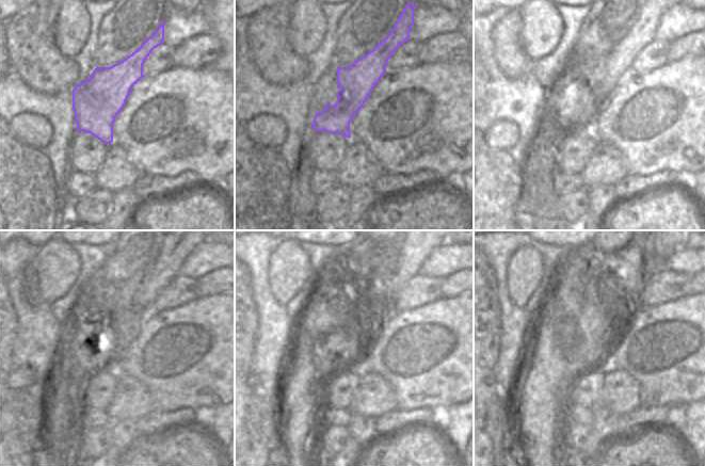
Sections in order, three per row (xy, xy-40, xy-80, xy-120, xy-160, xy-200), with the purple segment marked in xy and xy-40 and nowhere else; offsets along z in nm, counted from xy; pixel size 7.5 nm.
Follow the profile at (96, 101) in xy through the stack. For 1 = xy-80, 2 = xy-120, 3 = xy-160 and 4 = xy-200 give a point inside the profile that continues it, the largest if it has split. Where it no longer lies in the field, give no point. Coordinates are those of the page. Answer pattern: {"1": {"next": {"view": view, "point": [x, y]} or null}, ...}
{"1": {"next": {"view": "xy-80", "point": [620, 59]}}, "2": {"next": {"view": "xy-120", "point": [174, 252]}}, "3": {"next": {"view": "xy-160", "point": [414, 252]}}, "4": {"next": {"view": "xy-200", "point": [654, 252]}}}

